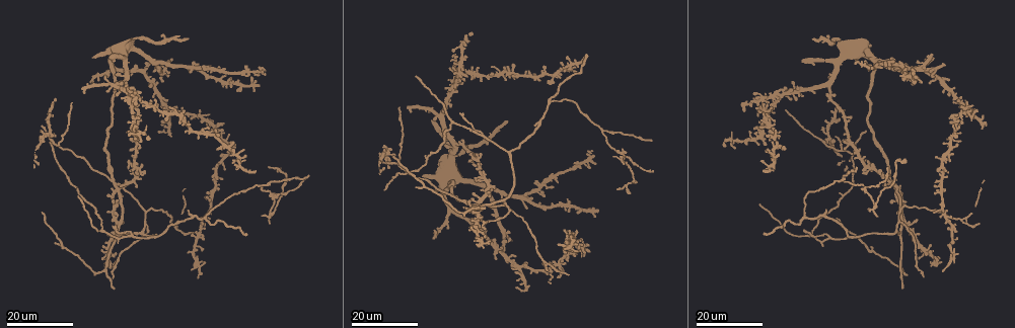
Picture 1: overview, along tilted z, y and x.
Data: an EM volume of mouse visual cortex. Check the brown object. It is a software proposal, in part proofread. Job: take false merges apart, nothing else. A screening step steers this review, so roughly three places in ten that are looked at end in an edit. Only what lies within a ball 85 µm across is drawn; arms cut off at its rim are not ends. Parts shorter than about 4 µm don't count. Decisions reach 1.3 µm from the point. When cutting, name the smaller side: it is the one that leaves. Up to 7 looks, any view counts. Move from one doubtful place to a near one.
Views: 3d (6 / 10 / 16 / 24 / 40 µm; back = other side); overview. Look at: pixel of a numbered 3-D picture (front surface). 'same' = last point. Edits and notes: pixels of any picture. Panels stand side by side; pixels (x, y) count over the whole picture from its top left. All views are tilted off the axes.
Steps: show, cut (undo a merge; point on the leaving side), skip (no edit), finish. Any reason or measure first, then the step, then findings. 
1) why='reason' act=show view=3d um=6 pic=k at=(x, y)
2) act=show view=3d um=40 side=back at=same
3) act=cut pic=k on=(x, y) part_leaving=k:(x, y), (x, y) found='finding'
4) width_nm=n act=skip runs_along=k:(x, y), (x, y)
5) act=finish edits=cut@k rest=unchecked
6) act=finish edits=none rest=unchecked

why='branch point' act=show view=3d um=16 pic=1 at=(145, 222)

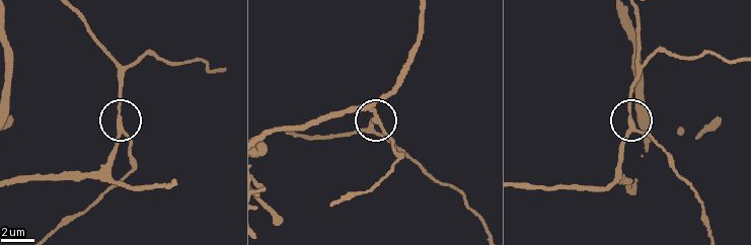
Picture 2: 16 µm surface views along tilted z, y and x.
why='zoom in' act=show view=3d um=6 pic=2 at=(634, 131)

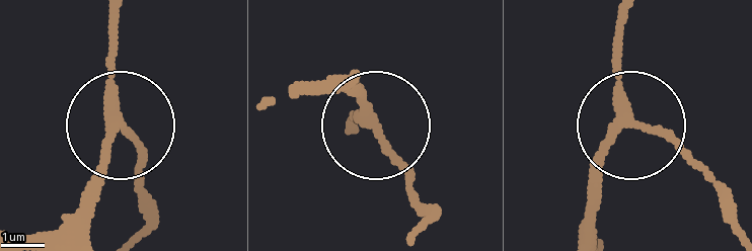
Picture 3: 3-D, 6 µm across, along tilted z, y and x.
act=show view=3d um=6 side=back pic=3 at=(626, 119)

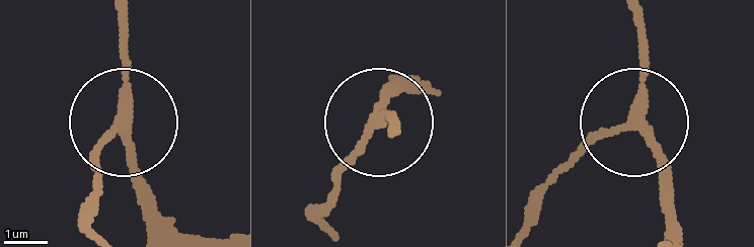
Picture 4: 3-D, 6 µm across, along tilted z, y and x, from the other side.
width_nm=220 act=skip runs_along=4:(129, 16), (128, 103), (82, 202) found='all the same neuron'

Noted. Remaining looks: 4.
why='small branch off a trunk' act=show view=3d um=16 pic=1 at=(110, 179)

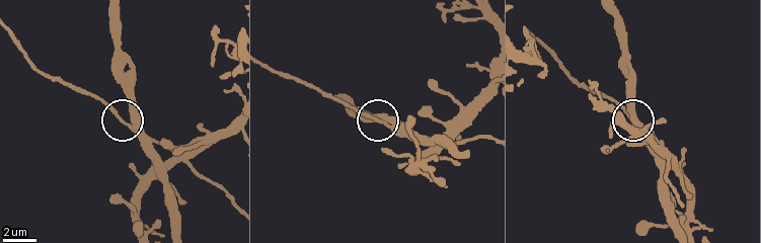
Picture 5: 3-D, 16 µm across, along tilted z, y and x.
act=show view=3d um=6 pic=5 at=(129, 124)

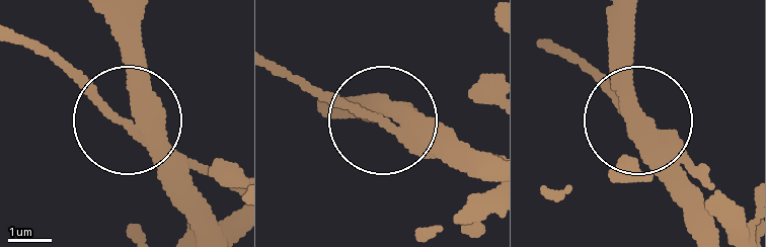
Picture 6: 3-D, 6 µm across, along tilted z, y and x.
arms=3 act=skip runs_along=6:(115, 13), (131, 101), (123, 119), (101, 112), (58, 59) found='continuous, no second neuron'

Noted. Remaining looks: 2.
why='arms part here' act=show view=3d um=24 pic=1 at=(963, 218)

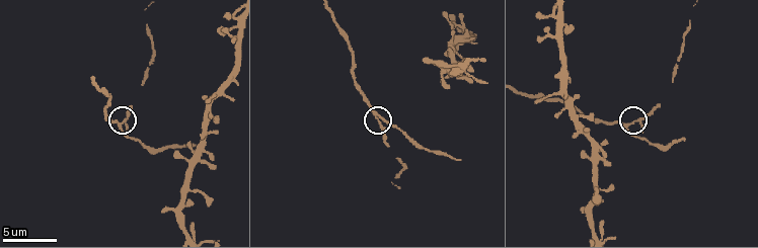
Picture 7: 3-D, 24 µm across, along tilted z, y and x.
act=show view=3d um=10 pic=7 at=(381, 128)

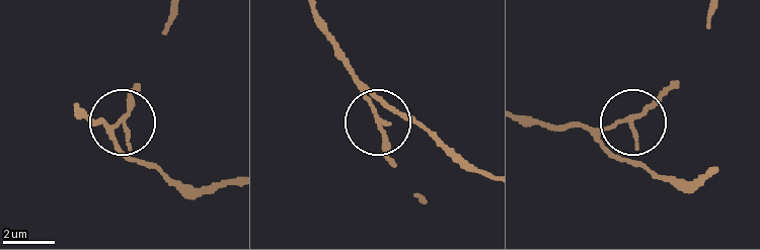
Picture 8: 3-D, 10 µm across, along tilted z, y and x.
width_nm=120 act=skip found='all the same neuron'

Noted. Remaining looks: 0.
act=finish edits=none rest=unchecked

